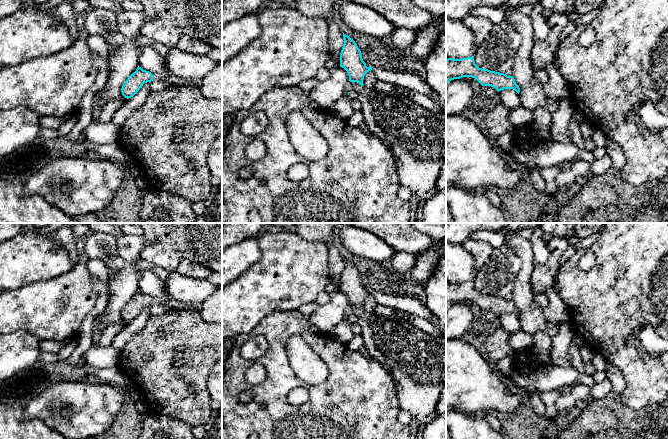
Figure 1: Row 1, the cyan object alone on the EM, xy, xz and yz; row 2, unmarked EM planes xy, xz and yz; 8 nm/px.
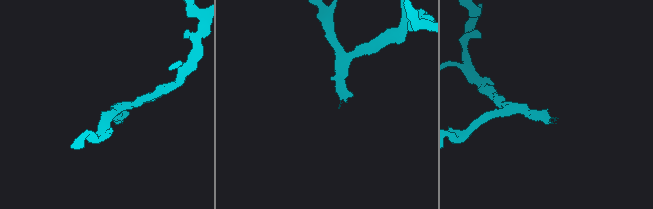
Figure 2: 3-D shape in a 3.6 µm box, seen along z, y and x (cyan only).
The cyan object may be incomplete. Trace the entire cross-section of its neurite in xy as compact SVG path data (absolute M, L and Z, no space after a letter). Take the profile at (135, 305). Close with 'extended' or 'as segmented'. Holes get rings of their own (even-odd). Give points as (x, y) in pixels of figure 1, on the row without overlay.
M138 291L123 308L121 312L122 319L127 323L131 322L140 314L144 307L151 306L153 302L151 296Z; as segmented

